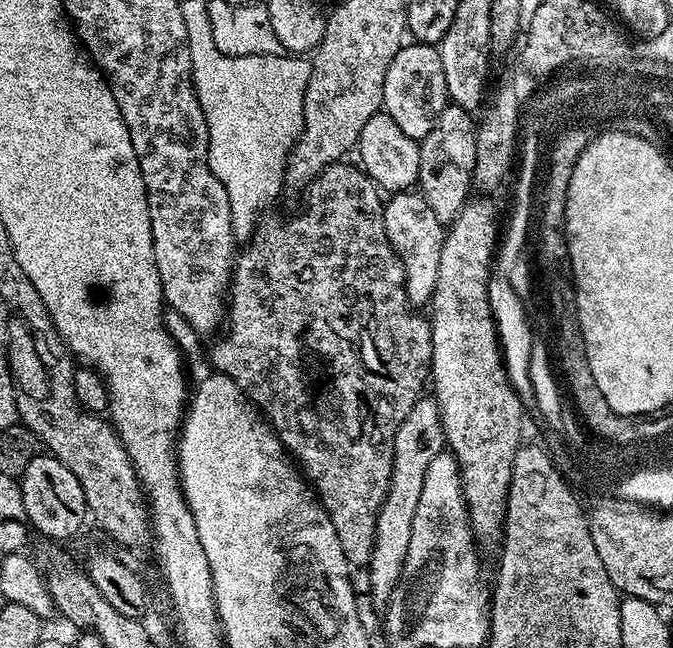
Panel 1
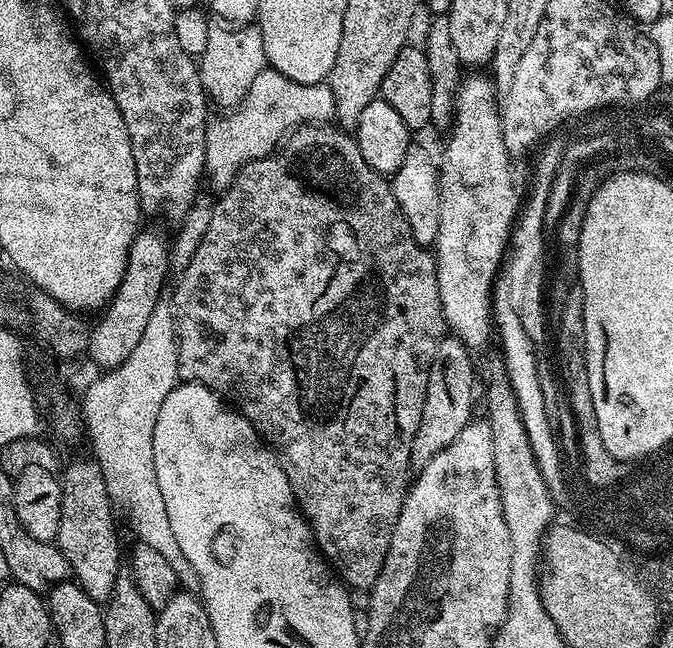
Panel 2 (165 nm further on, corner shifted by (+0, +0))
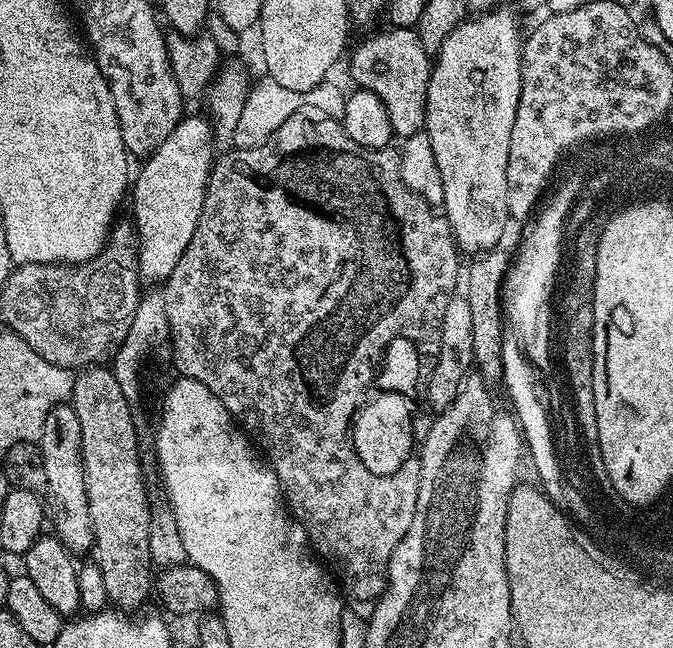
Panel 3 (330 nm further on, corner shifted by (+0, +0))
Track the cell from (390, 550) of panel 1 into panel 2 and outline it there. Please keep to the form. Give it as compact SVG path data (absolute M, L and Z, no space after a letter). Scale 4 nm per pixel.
M445 334L438 342L438 350L434 350L434 358L430 362L426 398L422 406L422 422L418 422L418 434L414 434L412 443L413 465L423 466L434 454L441 452L450 442L454 442L454 438L458 438L458 434L462 434L464 427L473 419L472 395L475 392L477 395L478 392L478 372L474 367L474 360L468 356L471 356L470 350L457 336Z

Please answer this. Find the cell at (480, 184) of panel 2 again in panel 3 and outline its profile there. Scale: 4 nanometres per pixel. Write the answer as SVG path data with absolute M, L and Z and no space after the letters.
M507 6L493 8L490 12L481 12L465 19L442 42L442 50L434 58L430 86L428 87L428 105L426 106L426 122L424 123L430 142L434 146L434 158L438 162L438 171L442 173L442 190L444 191L443 215L448 217L448 224L456 239L456 246L461 253L483 254L493 251L496 244L504 236L504 231L510 225L508 207L506 206L506 162L510 154L510 130L514 130L514 114L518 114L518 94L522 90L522 32L520 36L520 20Z

